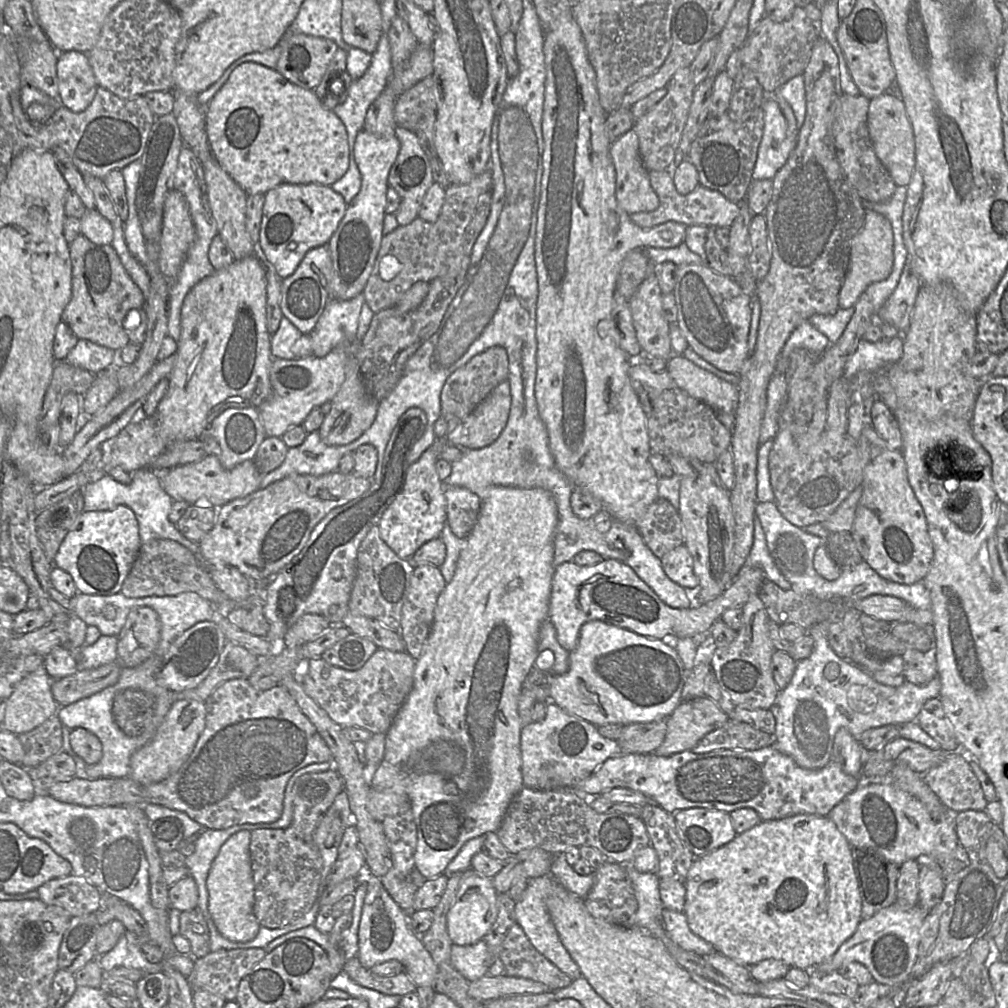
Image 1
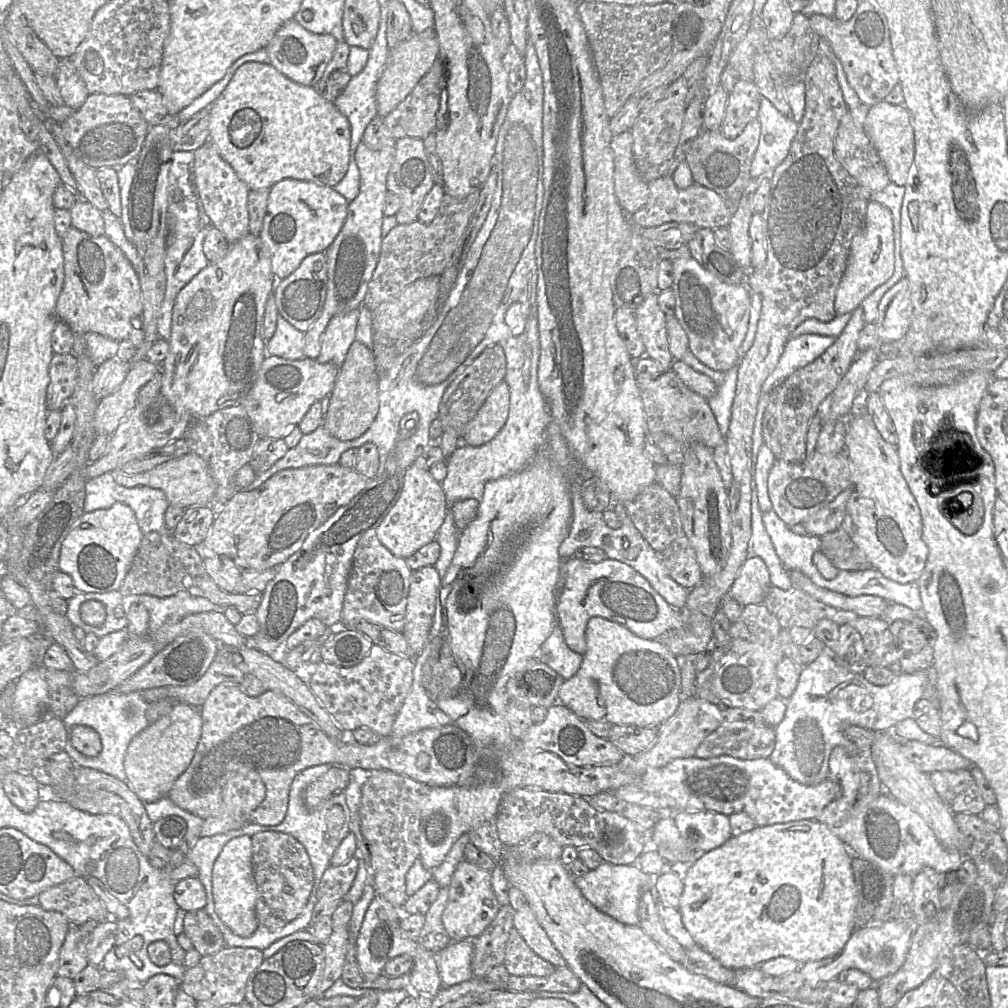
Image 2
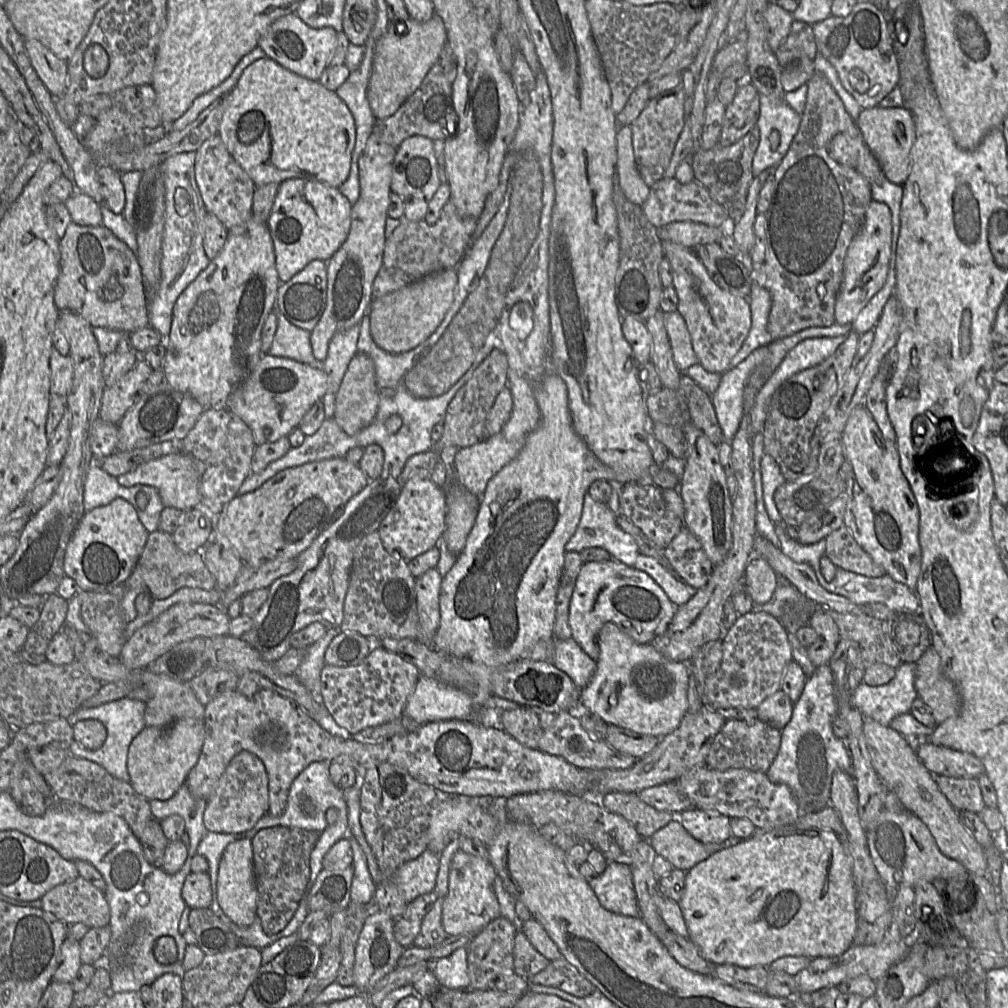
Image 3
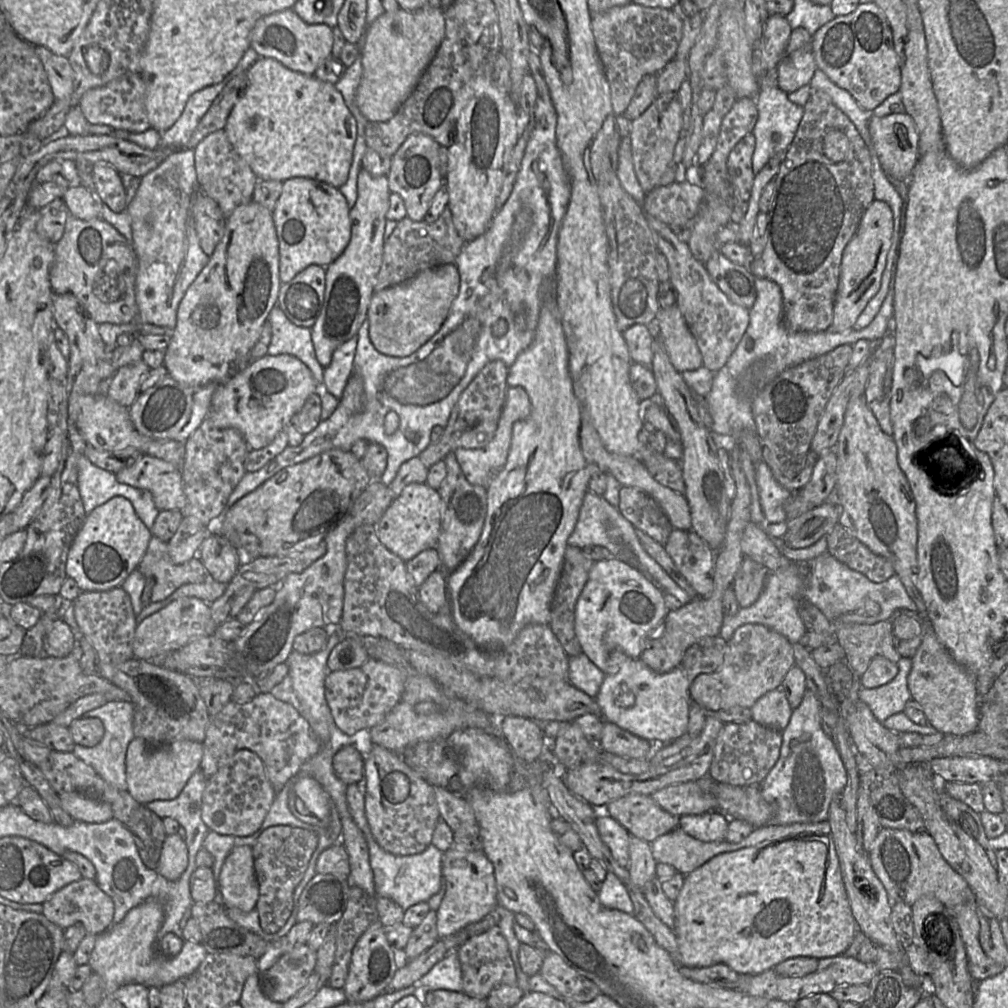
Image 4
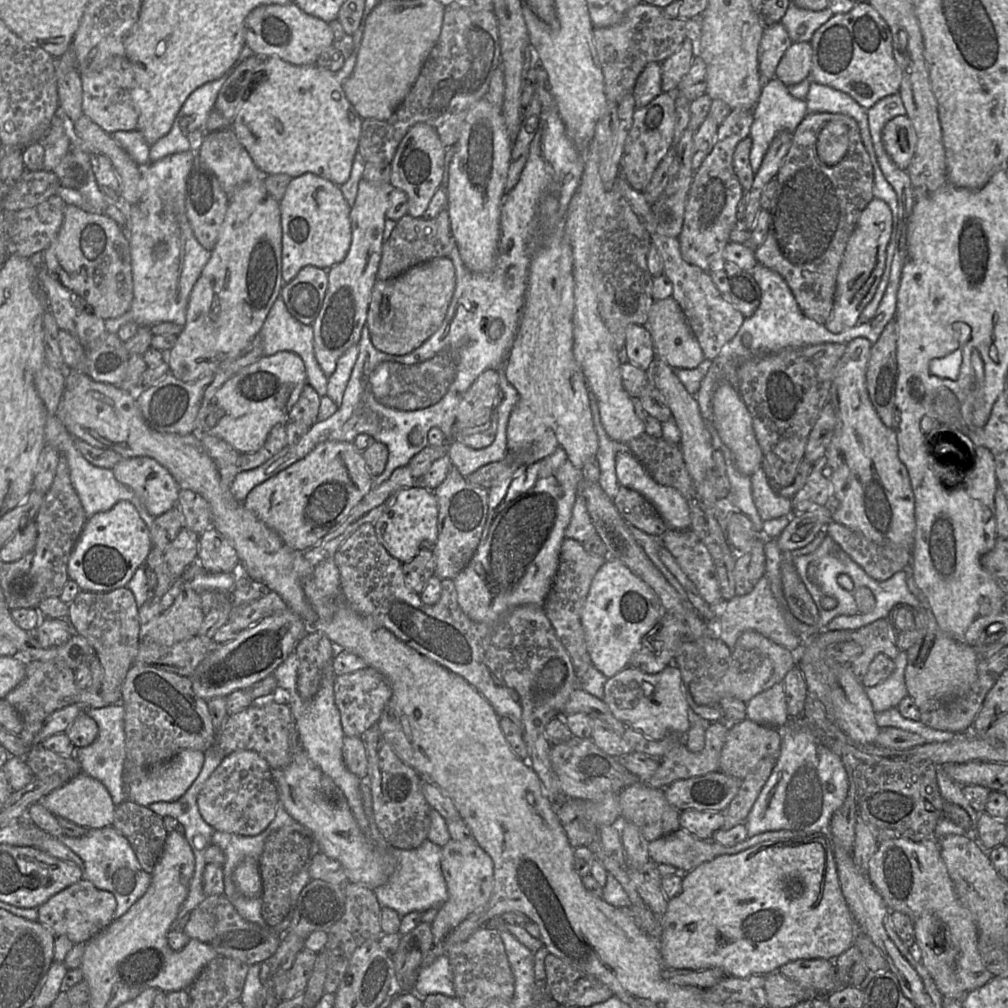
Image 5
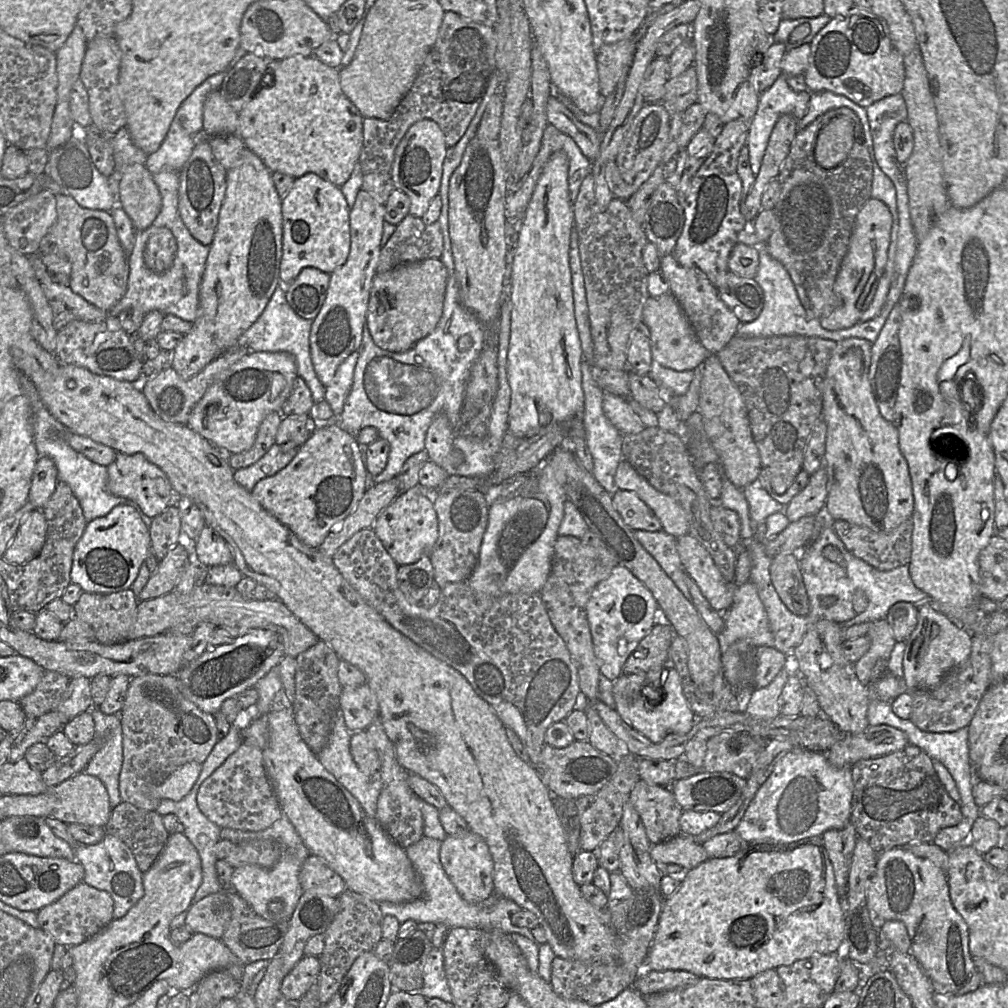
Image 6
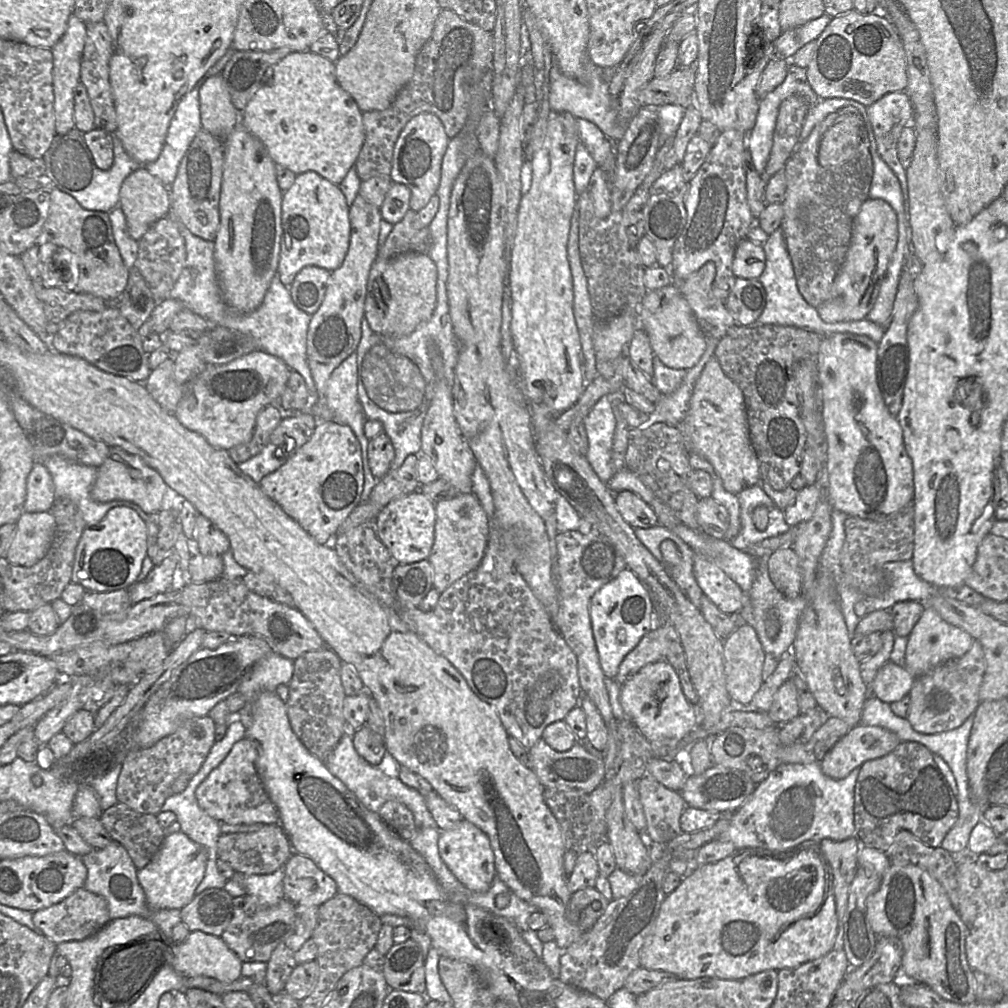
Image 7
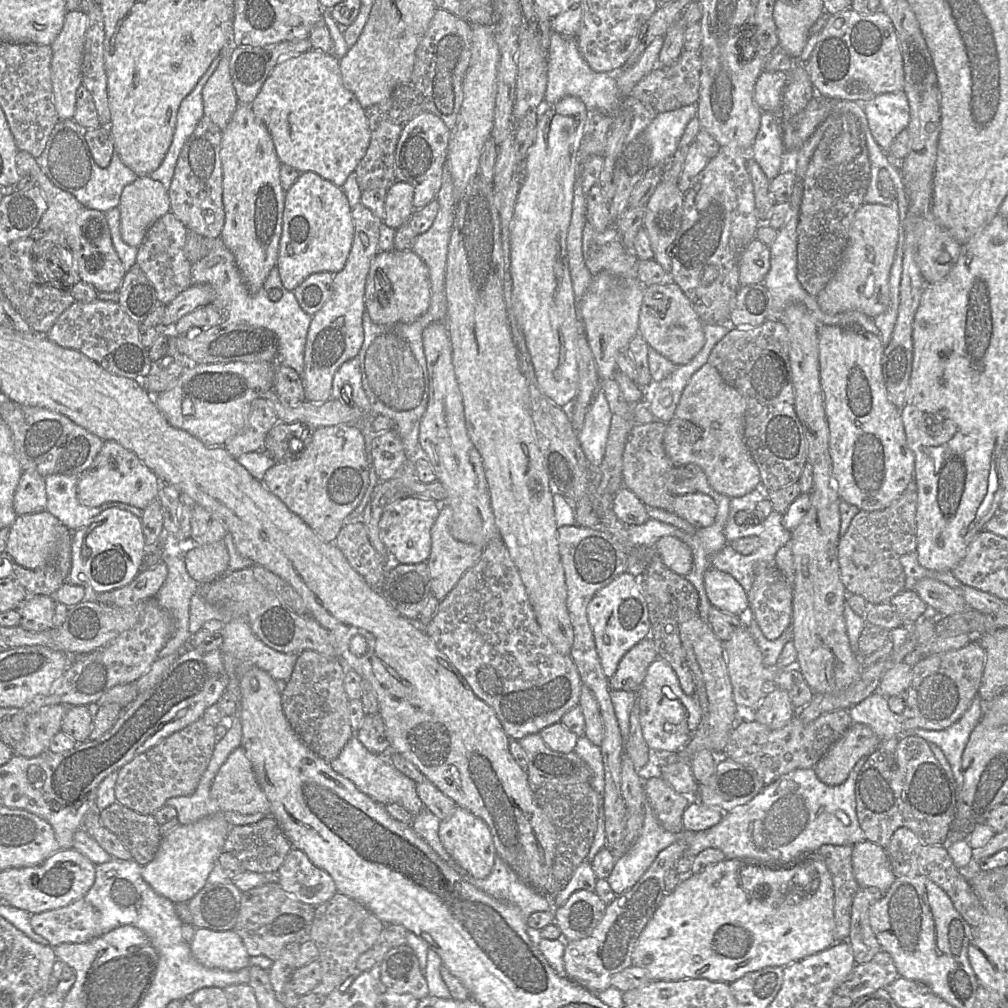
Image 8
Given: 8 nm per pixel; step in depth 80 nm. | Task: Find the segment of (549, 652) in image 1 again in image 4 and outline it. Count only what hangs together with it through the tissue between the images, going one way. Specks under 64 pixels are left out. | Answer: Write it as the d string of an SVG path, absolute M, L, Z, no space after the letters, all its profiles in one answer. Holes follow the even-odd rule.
M583 653L568 659L568 681L588 696L595 698L605 674Z

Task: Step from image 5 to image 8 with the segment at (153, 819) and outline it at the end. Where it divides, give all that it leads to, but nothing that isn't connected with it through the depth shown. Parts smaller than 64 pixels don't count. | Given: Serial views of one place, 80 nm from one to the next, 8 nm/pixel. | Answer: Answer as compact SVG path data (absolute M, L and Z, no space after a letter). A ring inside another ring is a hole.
M118 802L100 812L100 822L120 839L140 866L154 858L163 839L153 815L140 814Z

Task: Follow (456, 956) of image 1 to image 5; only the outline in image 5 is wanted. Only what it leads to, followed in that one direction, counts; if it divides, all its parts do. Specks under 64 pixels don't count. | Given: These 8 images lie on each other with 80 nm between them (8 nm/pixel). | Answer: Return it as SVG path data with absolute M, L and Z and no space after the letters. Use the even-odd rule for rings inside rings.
M447 955L439 956L432 964L420 969L413 993L423 1000L427 995L443 994L455 997L453 975Z

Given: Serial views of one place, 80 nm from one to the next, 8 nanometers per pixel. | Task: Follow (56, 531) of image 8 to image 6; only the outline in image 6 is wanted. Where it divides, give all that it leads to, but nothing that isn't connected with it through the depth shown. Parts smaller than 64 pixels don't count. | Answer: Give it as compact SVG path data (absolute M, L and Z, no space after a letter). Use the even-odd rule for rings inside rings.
M40 509L29 512L2 558L11 564L25 564L35 558L46 540L46 520Z

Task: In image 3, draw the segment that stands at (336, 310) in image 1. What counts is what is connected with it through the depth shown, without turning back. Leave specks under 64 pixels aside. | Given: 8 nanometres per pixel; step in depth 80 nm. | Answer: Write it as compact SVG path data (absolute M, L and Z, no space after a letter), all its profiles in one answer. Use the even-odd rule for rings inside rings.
M354 325L348 330L337 332L333 335L328 345L328 353L320 367L328 378L328 389L335 393L347 370L349 362L357 351L357 341L360 326Z

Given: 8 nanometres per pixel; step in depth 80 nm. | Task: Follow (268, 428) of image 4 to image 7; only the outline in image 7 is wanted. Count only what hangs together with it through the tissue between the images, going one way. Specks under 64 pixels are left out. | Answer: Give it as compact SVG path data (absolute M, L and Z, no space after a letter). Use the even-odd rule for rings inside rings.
M260 350L251 352L225 365L206 365L195 377L193 377L189 381L189 383L187 383L187 390L184 396L182 397L182 399L179 401L176 409L173 412L173 415L184 427L186 427L187 429L191 431L197 432L198 434L203 436L207 440L207 442L213 447L225 449L228 451L232 447L235 447L237 445L250 441L254 432L256 418L257 418L258 413L265 406L269 404L277 405L285 389L290 371L291 369L281 359Z

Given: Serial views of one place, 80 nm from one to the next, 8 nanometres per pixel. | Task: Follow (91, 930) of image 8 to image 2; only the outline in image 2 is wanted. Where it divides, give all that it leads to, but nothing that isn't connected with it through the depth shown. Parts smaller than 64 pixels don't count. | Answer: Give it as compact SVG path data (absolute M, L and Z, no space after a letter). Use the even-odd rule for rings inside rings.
M81 876L54 885L38 897L42 908L62 914L71 925L82 925L90 920L101 923L110 917L94 889Z

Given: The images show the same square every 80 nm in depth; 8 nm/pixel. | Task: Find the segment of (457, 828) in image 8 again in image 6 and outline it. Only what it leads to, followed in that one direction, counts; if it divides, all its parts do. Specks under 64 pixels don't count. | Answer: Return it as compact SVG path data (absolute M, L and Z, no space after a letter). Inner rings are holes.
M469 830L459 835L447 835L441 842L440 861L448 878L460 896L470 904L487 900L494 892L494 862L486 842Z

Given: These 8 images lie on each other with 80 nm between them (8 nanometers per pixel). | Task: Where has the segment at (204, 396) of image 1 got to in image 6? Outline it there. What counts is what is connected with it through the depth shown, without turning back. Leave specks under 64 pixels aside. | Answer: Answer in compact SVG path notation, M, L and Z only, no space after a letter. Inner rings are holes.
M244 147L233 166L226 171L226 192L199 287L197 318L192 329L171 352L171 366L182 379L189 380L214 359L236 347L242 334L258 319L280 284L281 204L282 198L275 188L272 172L254 152Z

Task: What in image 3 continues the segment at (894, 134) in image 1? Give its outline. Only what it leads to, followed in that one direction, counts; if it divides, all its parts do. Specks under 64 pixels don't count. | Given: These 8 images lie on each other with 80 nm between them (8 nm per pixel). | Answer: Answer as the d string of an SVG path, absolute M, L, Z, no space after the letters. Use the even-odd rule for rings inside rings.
M876 106L862 109L856 124L861 130L864 143L878 160L885 177L894 184L904 185L910 173L911 150L916 138L912 112L905 106Z

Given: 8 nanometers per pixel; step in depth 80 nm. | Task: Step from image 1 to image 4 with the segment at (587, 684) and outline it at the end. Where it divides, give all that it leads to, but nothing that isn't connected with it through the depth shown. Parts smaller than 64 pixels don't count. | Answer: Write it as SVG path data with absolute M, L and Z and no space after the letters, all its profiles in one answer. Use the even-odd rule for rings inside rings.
M614 649L608 655L606 673L594 699L605 721L652 744L667 743L687 733L688 700L691 699L688 688L689 682L680 665L657 673L639 658Z

